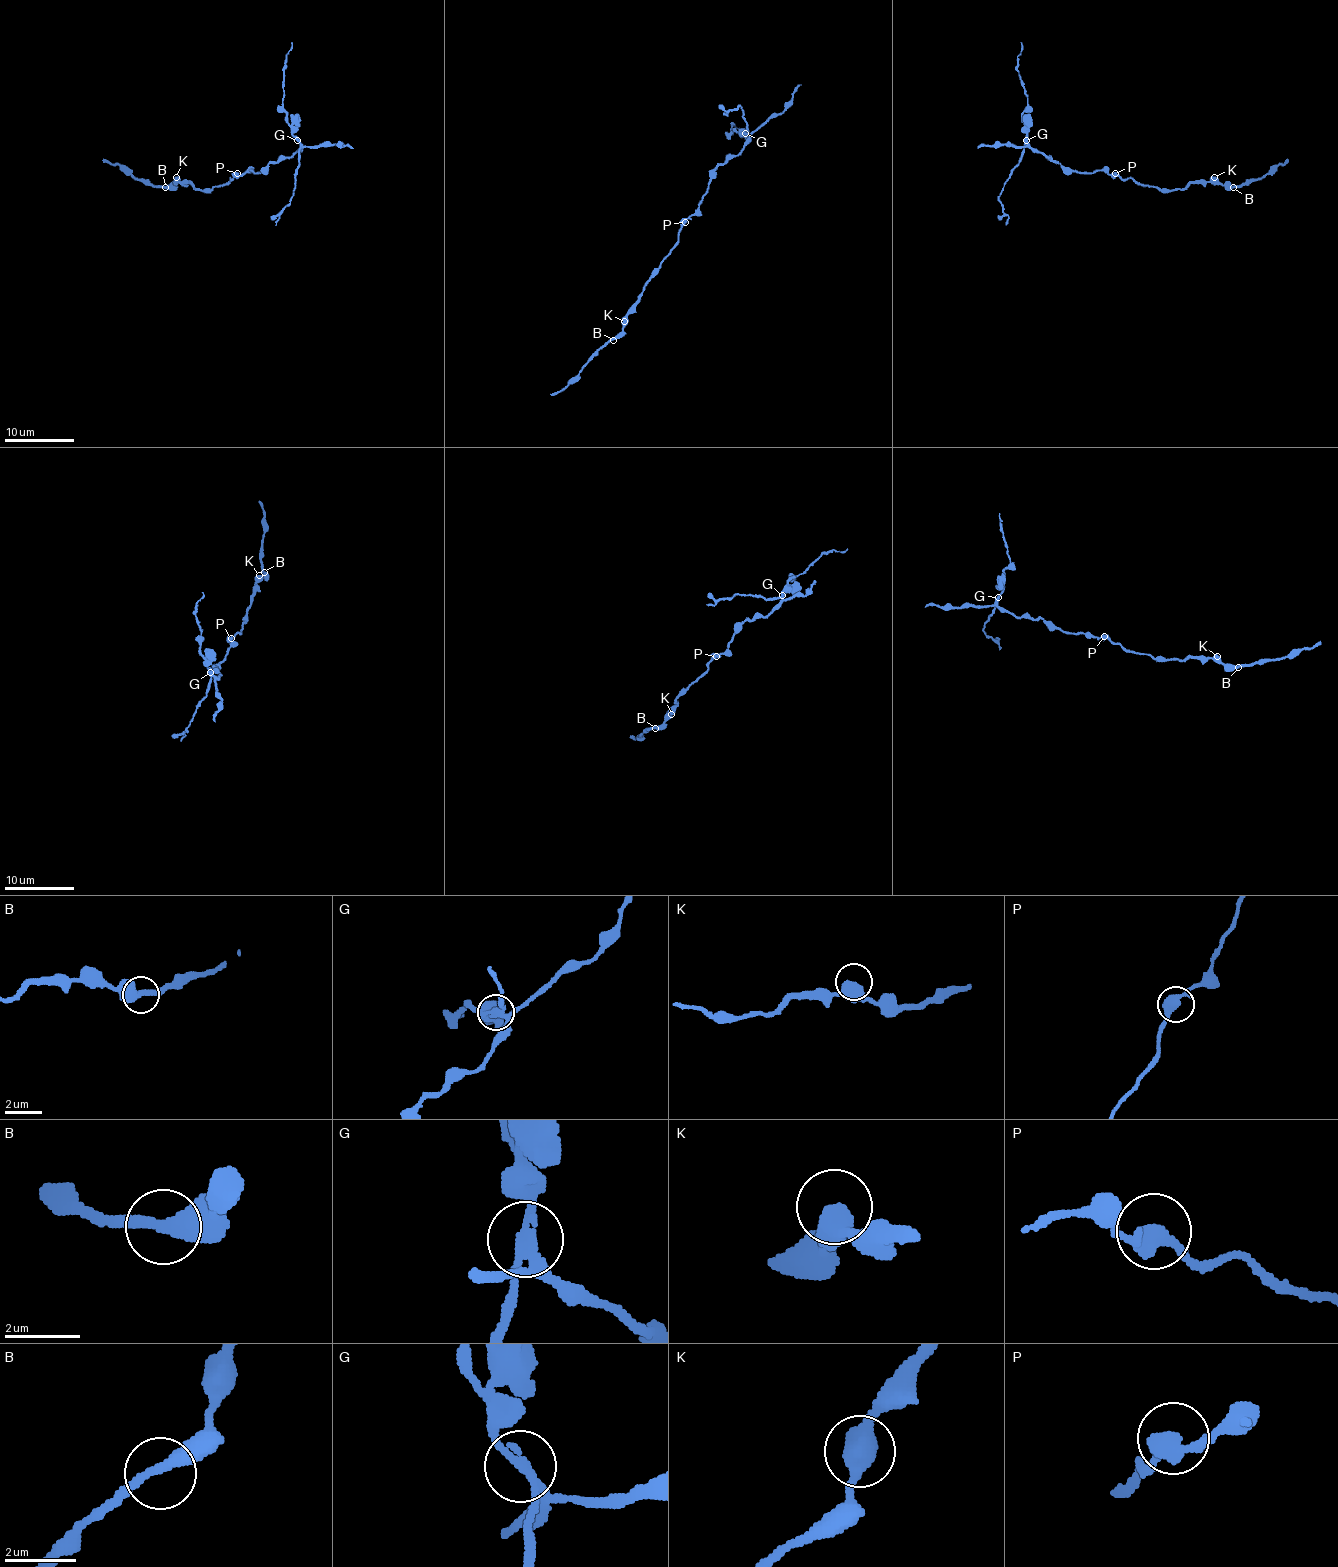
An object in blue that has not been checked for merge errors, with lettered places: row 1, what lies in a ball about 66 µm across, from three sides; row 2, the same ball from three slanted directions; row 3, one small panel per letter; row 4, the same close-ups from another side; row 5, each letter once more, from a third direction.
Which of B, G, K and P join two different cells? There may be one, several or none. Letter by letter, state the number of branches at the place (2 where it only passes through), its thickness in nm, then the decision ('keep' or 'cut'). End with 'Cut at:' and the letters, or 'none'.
B: 2 branches meet; 340 nm thick; keep
G: 3 branches meet; 190 nm thick; cut
K: 3 branches meet; 400 nm thick; keep
P: 3 branches meet; 360 nm thick; keep
Cut at: G

